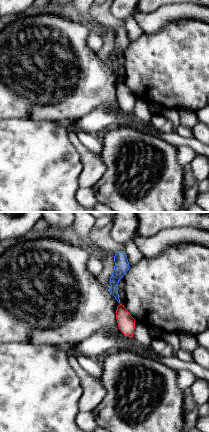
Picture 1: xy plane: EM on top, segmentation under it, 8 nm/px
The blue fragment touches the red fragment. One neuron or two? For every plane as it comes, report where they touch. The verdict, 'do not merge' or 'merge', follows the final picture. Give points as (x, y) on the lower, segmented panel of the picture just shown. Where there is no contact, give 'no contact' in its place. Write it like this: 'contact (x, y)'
no contact

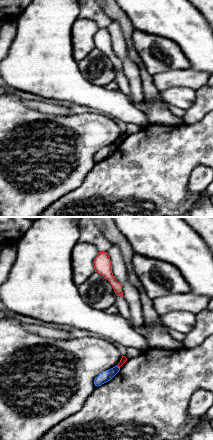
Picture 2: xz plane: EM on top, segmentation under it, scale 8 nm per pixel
contact (117, 366)

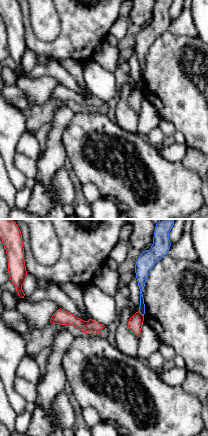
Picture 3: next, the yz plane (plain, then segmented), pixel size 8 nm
contact (141, 313)

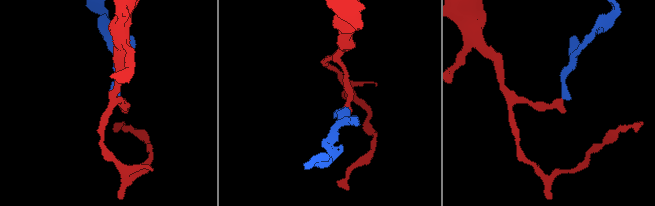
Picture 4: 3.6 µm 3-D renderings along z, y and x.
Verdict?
do not merge

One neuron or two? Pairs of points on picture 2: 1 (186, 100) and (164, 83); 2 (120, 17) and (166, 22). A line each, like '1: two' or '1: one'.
1: two
2: two

